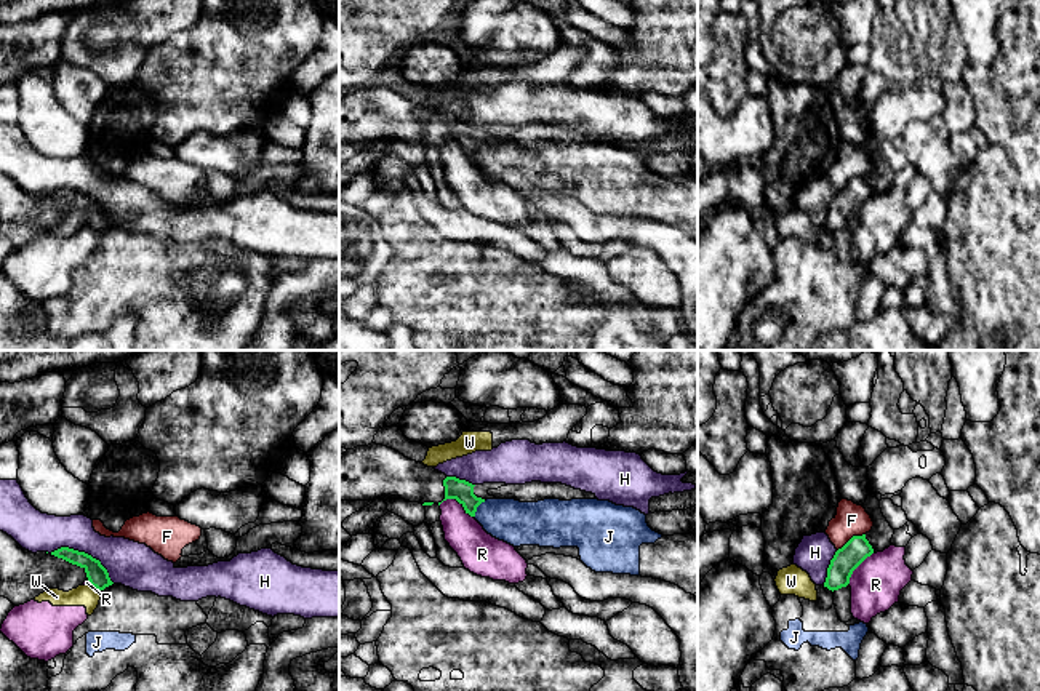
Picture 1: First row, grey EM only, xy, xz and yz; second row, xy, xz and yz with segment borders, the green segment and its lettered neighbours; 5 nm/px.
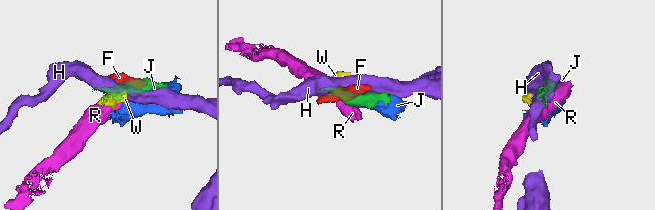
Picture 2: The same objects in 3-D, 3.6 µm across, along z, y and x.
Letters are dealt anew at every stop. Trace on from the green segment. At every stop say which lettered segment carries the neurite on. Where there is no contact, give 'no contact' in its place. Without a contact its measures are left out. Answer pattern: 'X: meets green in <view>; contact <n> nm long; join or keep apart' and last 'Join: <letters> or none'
F: meets green in yz; contact 170 nm long; keep apart
H: meets green in xy; contact 380 nm long; keep apart
J: meets green in xz; contact 110 nm long; keep apart
R: meets green in xz; contact 190 nm long; keep apart
W: meets green in xy; contact 60 nm long; keep apart
Join: none

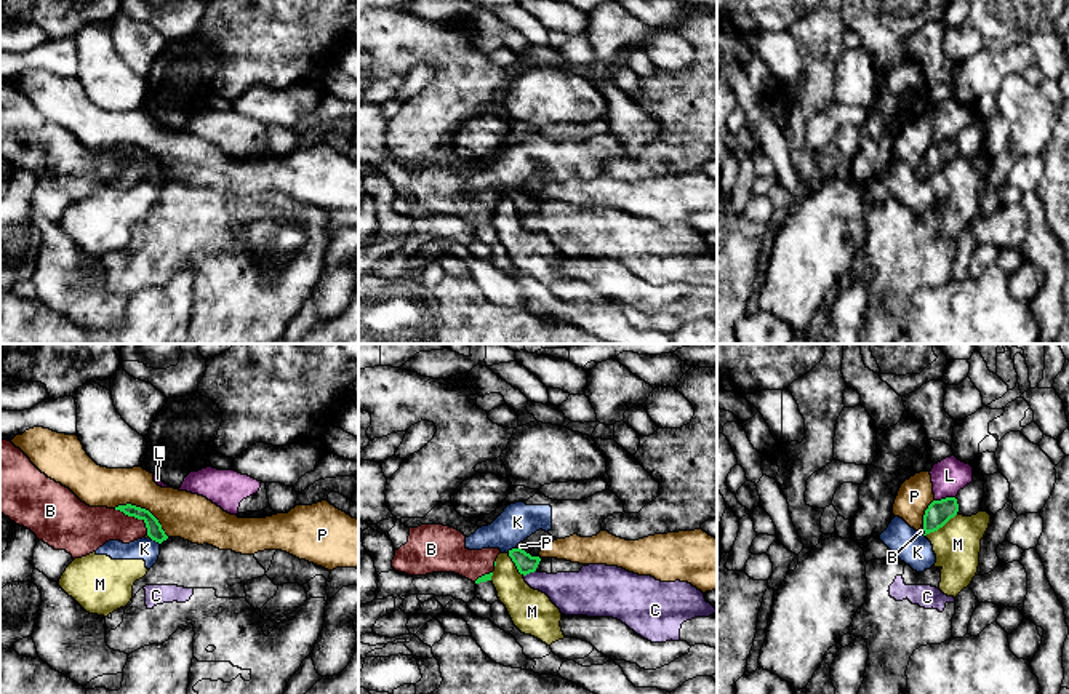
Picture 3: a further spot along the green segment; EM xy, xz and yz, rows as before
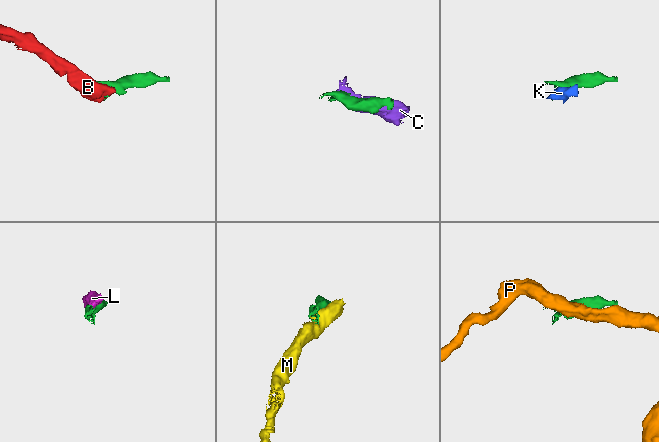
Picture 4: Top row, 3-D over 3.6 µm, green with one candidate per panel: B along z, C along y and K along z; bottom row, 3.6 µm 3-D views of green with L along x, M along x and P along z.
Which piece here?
B: meets green in xy; contact 220 nm long; join
C: meets green in xz; contact 70 nm long; keep apart
K: meets green in xy; contact 70 nm long; keep apart
L: meets green in yz; contact 110 nm long; keep apart
M: meets green in yz; contact 200 nm long; keep apart
P: meets green in xy; contact 320 nm long; keep apart
Join: B

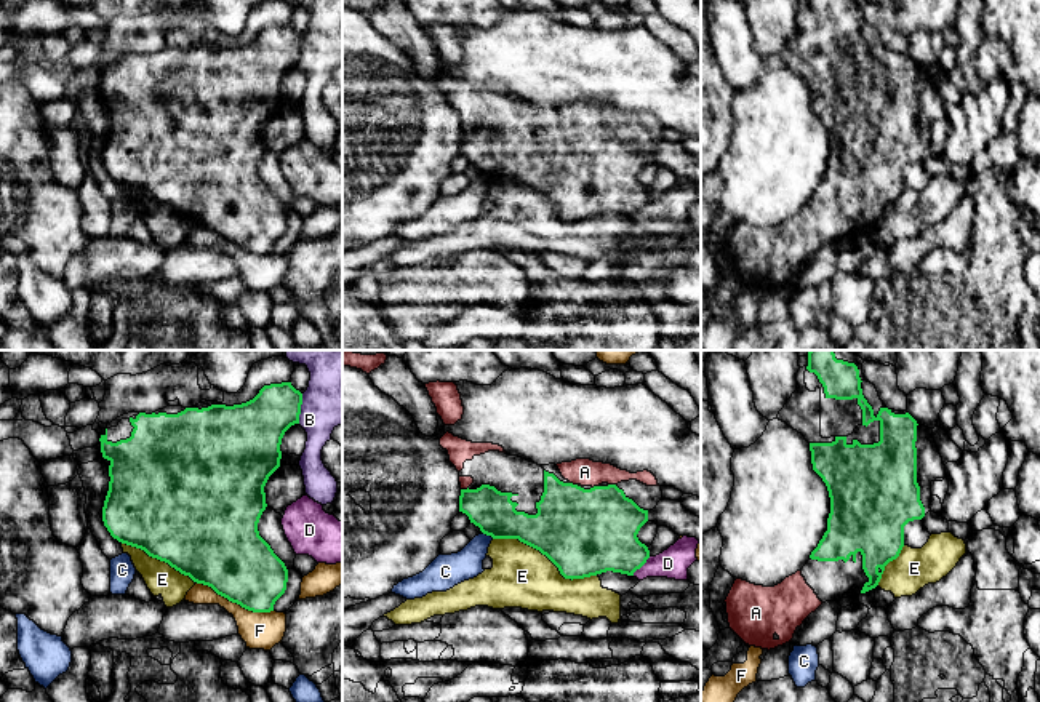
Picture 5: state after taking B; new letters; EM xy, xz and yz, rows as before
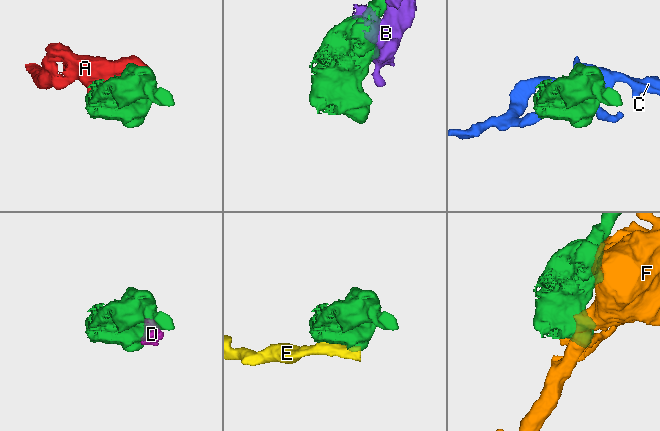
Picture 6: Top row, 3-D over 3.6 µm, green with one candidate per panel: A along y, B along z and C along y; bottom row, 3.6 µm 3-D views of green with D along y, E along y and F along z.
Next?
A: meets green in xz; contact 40 nm long; join
B: meets green in xy; contact 150 nm long; keep apart
C: meets green in xz; contact 70 nm long; keep apart
D: meets green in xz; contact 130 nm long; keep apart
E: meets green in xz; contact 550 nm long; keep apart
F: meets green in xy; contact 420 nm long; keep apart
Join: A

